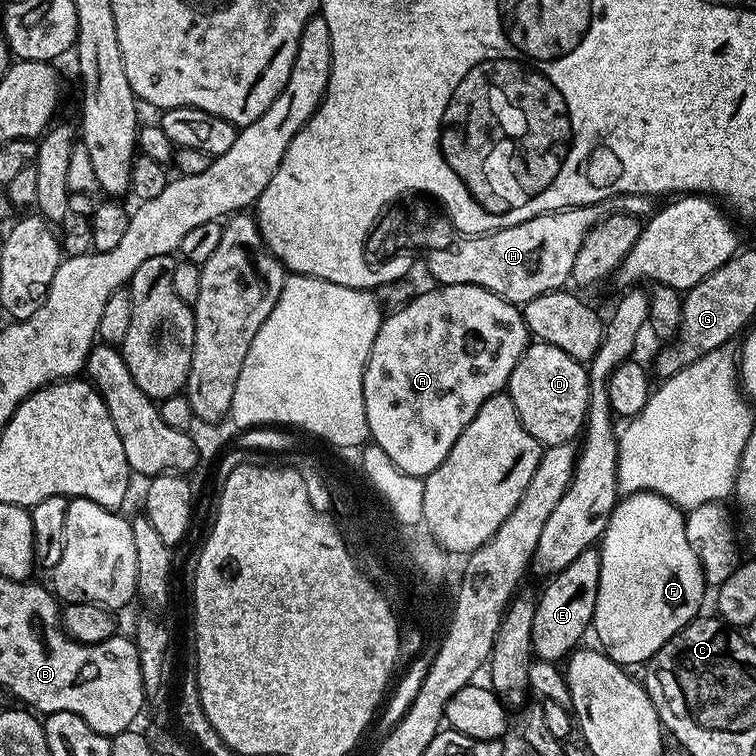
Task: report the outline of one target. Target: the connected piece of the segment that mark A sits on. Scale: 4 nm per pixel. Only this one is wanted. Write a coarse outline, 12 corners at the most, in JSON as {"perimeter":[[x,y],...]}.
{"perimeter":[[482,286],[417,291],[364,367],[371,443],[429,476],[530,333]]}

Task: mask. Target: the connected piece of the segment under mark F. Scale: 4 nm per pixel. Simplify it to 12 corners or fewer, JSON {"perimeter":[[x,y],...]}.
{"perimeter":[[623,497],[598,541],[591,631],[643,666],[701,611],[685,513]]}

